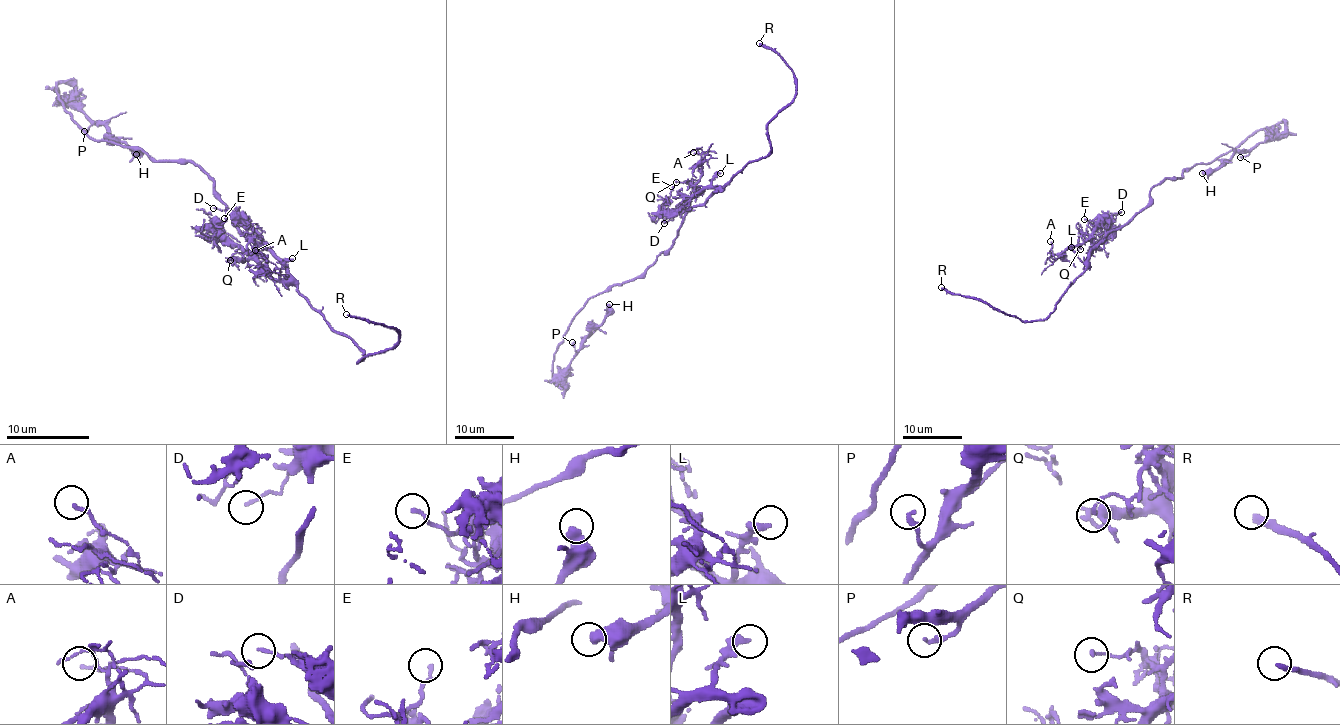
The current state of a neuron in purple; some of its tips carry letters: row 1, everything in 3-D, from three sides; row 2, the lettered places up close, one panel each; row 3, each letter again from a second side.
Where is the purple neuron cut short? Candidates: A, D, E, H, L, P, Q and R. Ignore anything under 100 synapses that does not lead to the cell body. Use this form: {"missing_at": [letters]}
{"missing_at": ["R"]}

